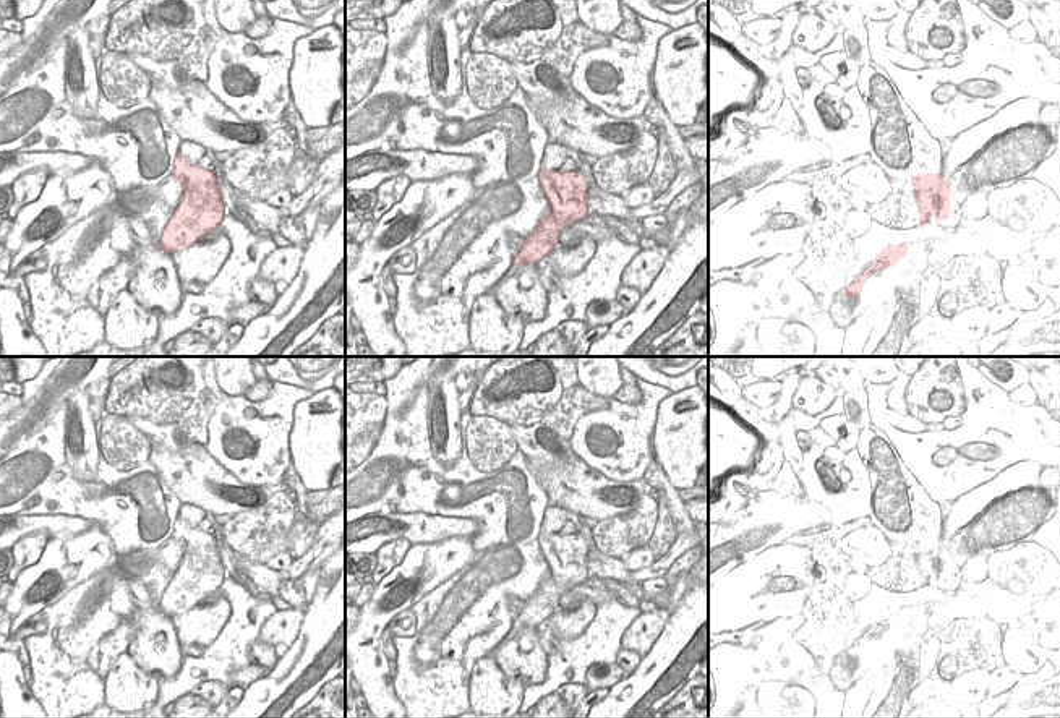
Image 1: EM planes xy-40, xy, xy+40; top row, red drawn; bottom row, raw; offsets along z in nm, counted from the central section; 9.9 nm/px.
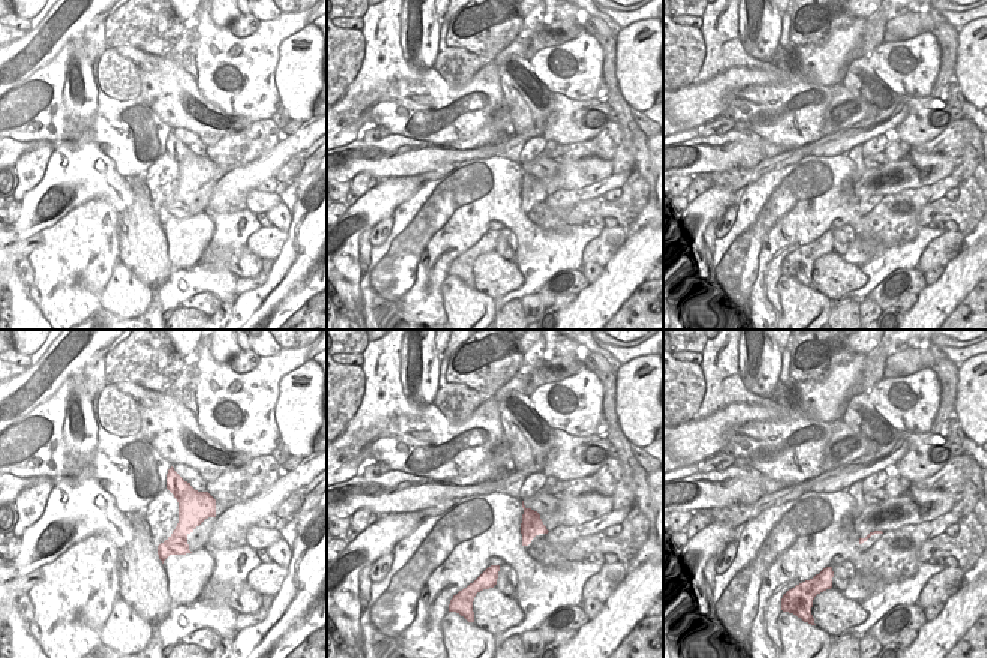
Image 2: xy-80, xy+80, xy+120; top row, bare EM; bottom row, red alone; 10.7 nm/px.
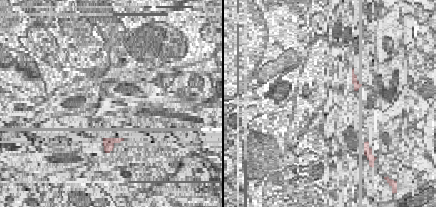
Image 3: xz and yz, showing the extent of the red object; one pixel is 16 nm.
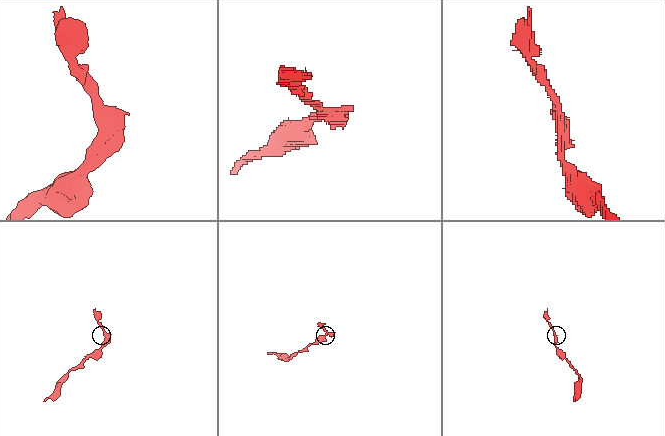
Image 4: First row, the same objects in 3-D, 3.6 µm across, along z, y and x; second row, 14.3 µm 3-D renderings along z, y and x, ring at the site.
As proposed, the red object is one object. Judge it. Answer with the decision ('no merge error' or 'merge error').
merge error

